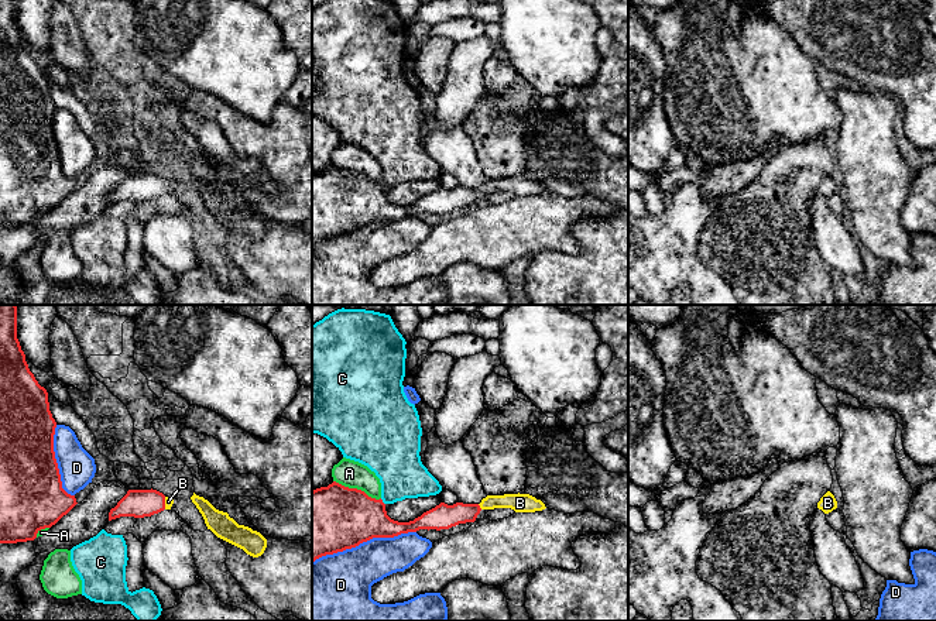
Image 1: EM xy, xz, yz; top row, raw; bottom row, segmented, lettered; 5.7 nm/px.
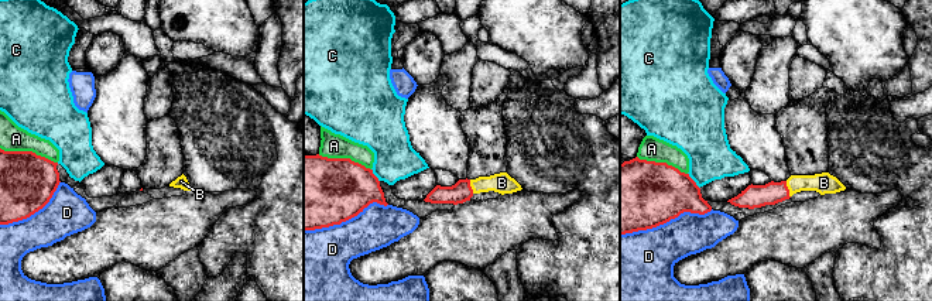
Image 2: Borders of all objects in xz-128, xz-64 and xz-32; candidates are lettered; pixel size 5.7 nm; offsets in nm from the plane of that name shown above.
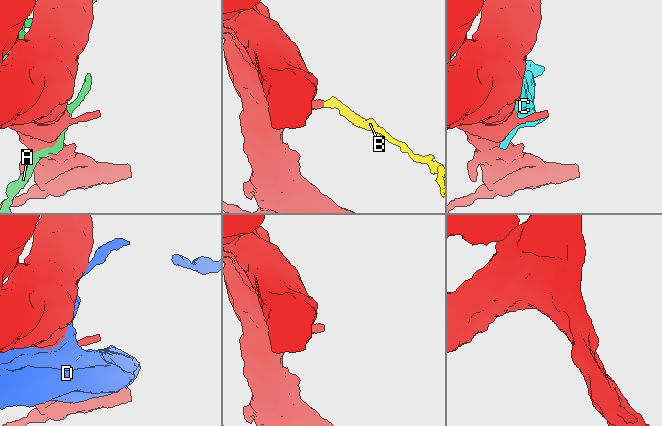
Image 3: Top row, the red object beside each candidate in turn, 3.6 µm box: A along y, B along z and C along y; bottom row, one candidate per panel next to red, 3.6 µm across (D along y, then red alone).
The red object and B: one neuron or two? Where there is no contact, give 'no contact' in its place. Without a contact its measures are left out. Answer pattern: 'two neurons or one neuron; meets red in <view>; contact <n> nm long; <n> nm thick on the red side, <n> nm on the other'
one neuron; meets red in xz; contact 40 nm long; 140 nm thick on the red side, 110 nm on the other

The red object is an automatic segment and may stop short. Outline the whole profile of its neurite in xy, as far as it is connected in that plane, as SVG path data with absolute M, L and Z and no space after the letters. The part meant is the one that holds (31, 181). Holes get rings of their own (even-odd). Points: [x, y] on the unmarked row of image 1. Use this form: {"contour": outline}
{"contour": "M0 0L0 227L34 224L41 213L55 209L78 188L62 172L54 135L55 111L48 76L30 55L17 23L17 0Z"}

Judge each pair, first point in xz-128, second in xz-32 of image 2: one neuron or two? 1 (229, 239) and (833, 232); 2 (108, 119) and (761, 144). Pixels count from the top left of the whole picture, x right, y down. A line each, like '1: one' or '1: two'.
1: two
2: one

